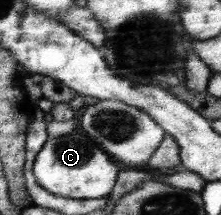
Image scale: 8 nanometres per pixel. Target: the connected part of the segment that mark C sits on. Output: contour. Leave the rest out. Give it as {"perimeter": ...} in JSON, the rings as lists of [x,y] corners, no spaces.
{"perimeter":[[[72,131],[68,135],[46,139],[31,168],[36,184],[44,191],[68,199],[106,199],[114,185],[118,167],[106,153],[88,141],[84,135]]]}

